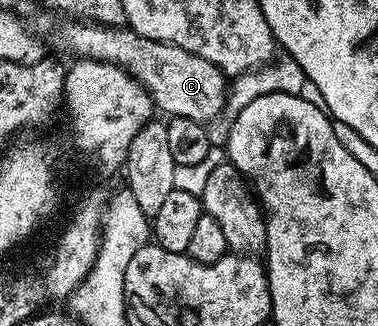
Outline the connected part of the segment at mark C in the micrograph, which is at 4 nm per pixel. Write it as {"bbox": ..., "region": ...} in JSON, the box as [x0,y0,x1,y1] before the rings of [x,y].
{"bbox":[59,19,228,123],"region":[[[71,19],[59,29],[59,37],[63,45],[72,53],[72,58],[88,61],[103,61],[106,65],[119,65],[130,77],[135,78],[151,95],[152,106],[168,118],[184,117],[194,121],[211,123],[216,120],[226,101],[228,78],[209,59],[201,59],[201,55],[193,55],[173,43],[161,43],[157,39],[145,39],[137,35],[129,27],[114,25],[97,25],[90,21]]]}

